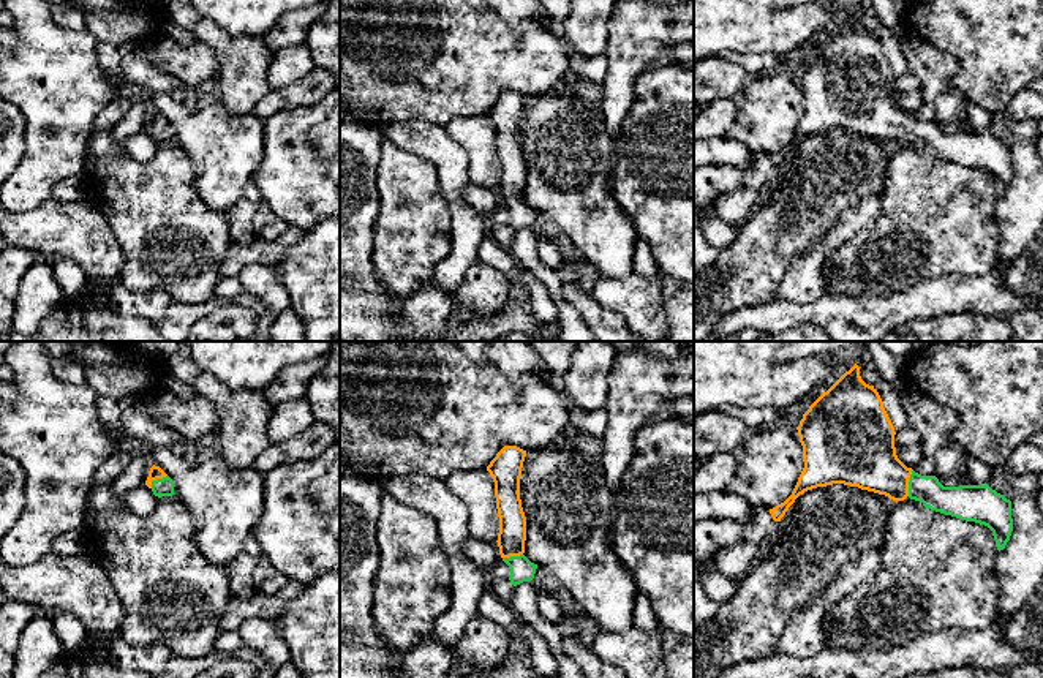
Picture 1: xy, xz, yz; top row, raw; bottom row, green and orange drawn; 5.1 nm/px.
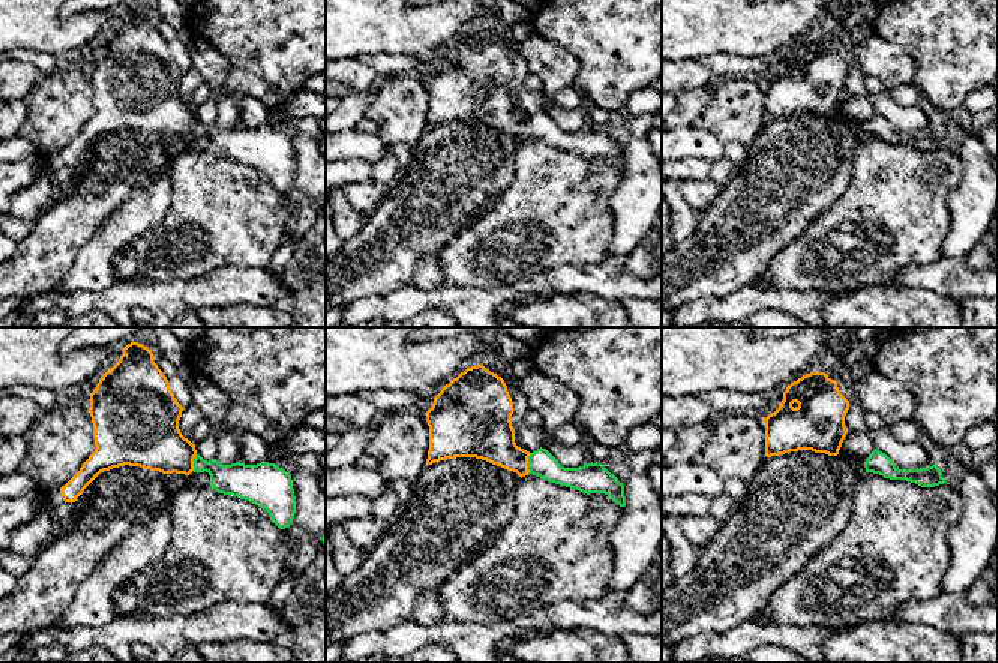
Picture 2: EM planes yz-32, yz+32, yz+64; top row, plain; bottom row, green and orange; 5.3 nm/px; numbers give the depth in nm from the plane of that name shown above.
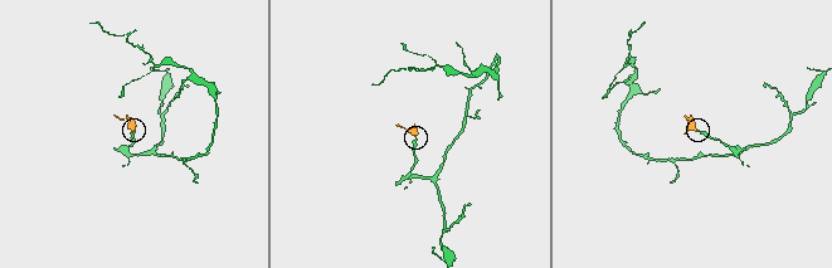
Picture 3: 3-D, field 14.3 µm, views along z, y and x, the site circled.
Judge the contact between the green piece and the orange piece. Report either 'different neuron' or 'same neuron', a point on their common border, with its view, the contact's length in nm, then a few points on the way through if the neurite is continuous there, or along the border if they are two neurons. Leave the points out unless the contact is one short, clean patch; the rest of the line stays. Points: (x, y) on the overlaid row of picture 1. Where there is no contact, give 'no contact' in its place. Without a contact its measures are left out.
same neuron | yz (909, 482) | 140 nm | across yz (953, 501), (937, 498), (909, 482), (895, 481), (866, 459)

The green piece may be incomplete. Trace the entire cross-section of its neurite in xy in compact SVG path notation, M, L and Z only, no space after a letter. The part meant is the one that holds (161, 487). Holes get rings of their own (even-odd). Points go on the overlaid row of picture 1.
M152 466L149 471L149 477L145 485L153 492L155 496L172 496L174 495L174 482L172 479L160 468Z

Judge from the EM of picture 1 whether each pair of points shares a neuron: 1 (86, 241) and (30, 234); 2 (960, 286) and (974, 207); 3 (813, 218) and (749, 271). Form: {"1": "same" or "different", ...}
{"1": "same", "2": "different", "3": "same"}

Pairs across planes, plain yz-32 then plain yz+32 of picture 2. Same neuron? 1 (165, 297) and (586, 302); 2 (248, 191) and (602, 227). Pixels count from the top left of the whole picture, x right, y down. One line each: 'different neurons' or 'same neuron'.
1: different neurons
2: same neuron

